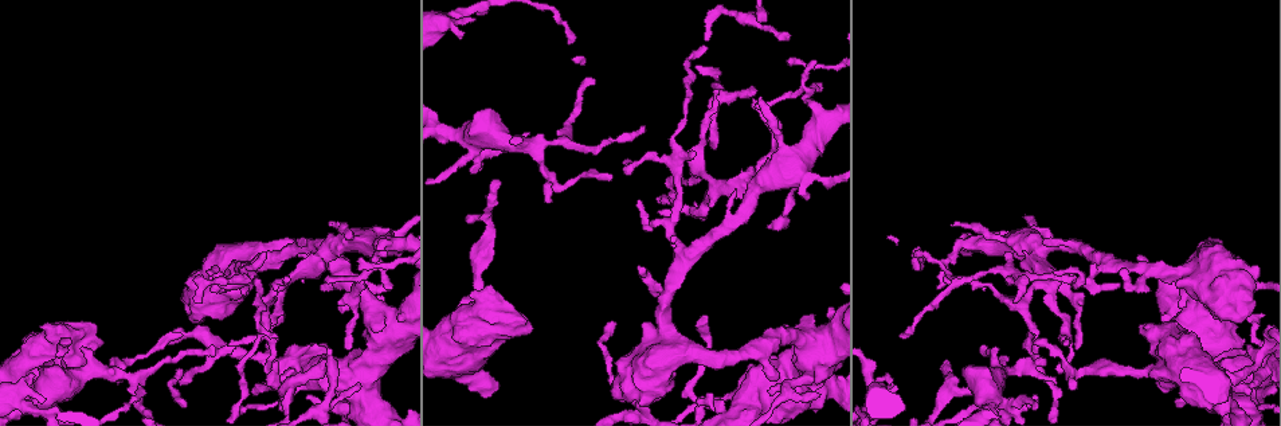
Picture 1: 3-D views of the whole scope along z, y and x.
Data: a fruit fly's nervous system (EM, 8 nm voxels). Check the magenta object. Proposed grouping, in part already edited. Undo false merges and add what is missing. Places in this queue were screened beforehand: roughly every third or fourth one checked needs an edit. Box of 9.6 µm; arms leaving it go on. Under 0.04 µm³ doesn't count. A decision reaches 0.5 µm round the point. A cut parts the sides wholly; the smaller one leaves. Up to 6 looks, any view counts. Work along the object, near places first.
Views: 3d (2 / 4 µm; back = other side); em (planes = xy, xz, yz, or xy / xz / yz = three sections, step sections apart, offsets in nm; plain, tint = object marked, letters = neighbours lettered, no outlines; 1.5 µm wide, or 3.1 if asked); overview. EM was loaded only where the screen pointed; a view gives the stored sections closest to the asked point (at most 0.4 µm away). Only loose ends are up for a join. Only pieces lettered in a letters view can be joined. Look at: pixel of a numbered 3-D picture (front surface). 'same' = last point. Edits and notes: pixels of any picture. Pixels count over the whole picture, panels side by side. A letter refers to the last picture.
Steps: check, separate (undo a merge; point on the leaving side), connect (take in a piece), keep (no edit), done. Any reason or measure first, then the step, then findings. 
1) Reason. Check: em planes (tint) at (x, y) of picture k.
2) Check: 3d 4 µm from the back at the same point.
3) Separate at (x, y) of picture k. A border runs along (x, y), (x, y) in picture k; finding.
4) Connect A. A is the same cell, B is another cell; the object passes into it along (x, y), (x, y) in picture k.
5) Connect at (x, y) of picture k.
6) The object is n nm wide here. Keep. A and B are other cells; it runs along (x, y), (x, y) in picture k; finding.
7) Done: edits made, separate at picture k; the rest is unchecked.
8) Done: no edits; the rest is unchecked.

Free end. Check: 3d 4 µm from the back at (211, 348) of picture 1.

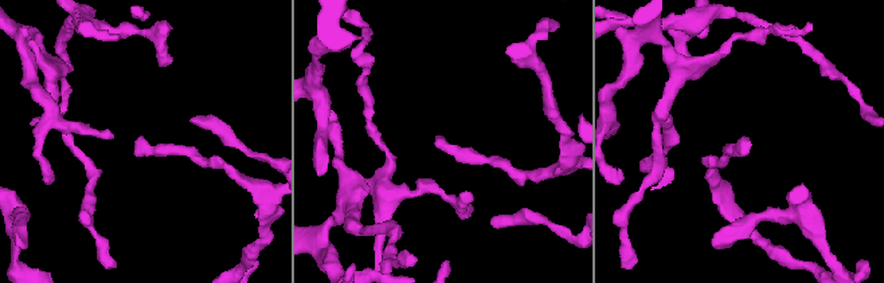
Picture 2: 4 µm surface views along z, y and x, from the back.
Check: em planes (letters) at (748, 141) of picture 2.

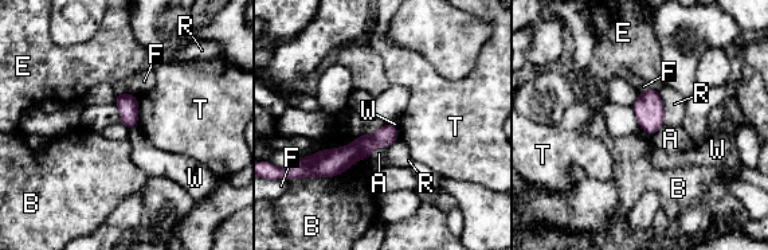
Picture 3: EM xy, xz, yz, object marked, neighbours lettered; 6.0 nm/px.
The longest contact is with B, 360 nm. Keep. A, B, E, F, R, T and W are other cells; it runs along (395, 132), (341, 159), (316, 159) in picture 3; no lettered piece goes on from it.

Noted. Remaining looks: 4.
Sudden change in width. Check: 3d 2 µm at (664, 307) of picture 1.

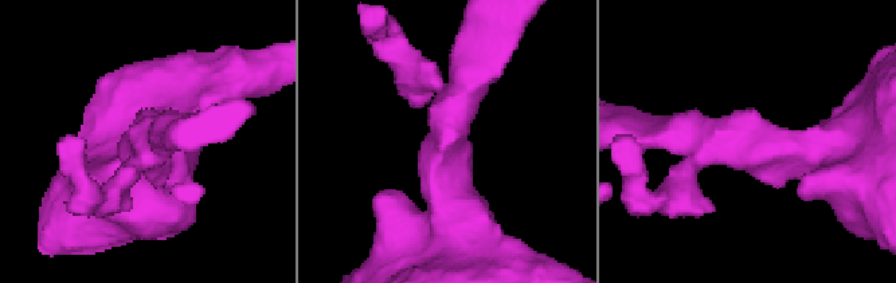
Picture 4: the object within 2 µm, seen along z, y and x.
Check: em planes (tint) at (442, 149) of picture 4.

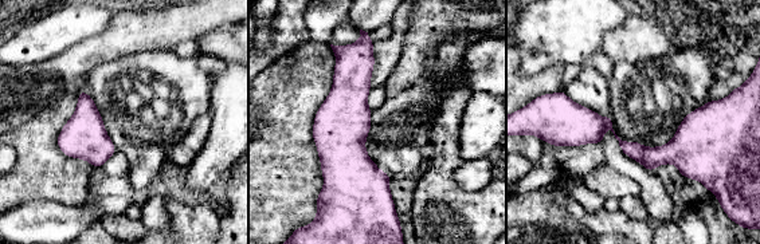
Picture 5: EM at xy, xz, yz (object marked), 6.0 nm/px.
What lies round it. Check: em planes (letters) at the same point.

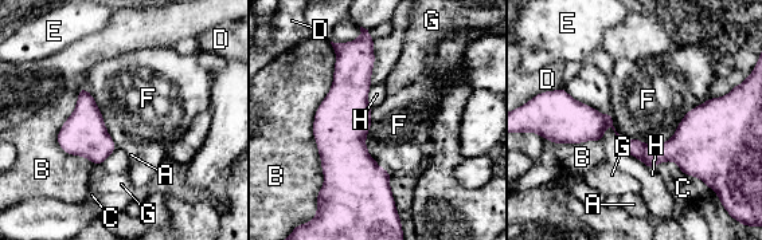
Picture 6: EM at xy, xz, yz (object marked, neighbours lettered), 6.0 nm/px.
Keep. A, B, C, D, E, F, G and H are other cells; all the same neuron.

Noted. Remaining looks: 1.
Free end. Check: em planes (letters) at (469, 223) of picture 1.

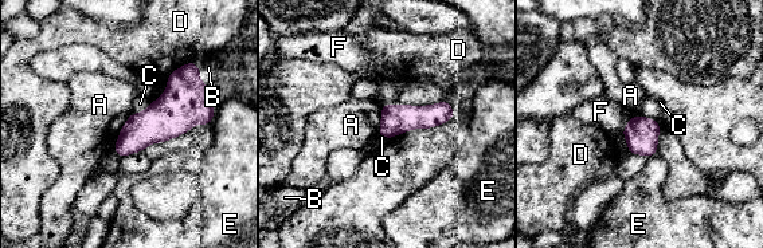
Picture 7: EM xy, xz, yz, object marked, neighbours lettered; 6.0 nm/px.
The longest contact is with A, 260 nm. Keep. A, B, C, D, E and F are other cells; a border runs along (151, 101), (141, 111), (132, 113) in picture 7; none of them fits.

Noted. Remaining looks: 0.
Done: no edits; the rest is unchecked.

